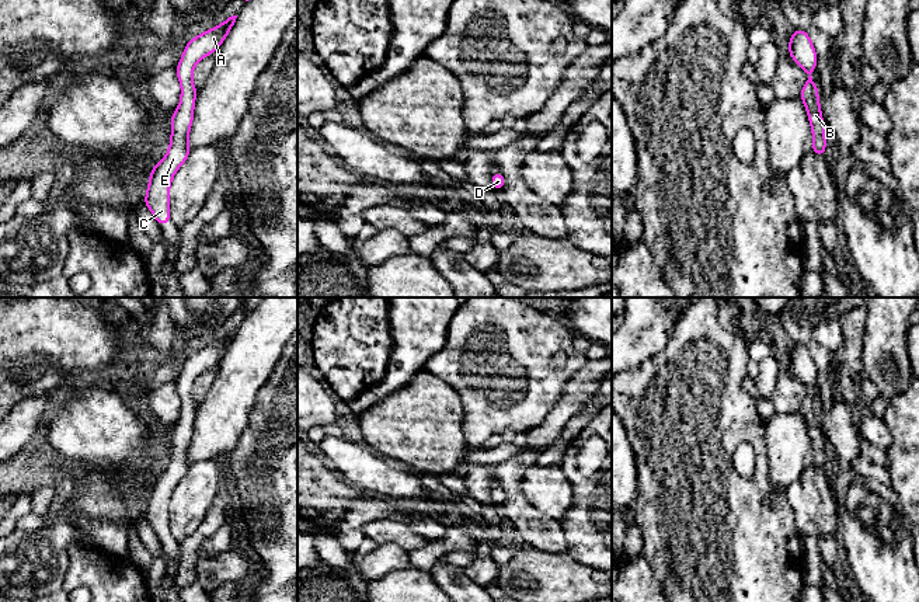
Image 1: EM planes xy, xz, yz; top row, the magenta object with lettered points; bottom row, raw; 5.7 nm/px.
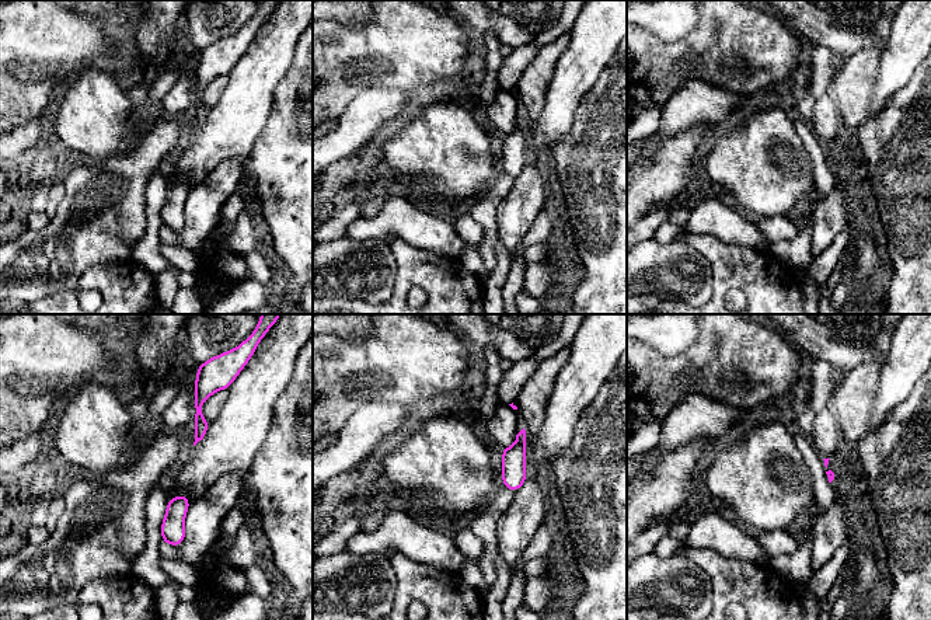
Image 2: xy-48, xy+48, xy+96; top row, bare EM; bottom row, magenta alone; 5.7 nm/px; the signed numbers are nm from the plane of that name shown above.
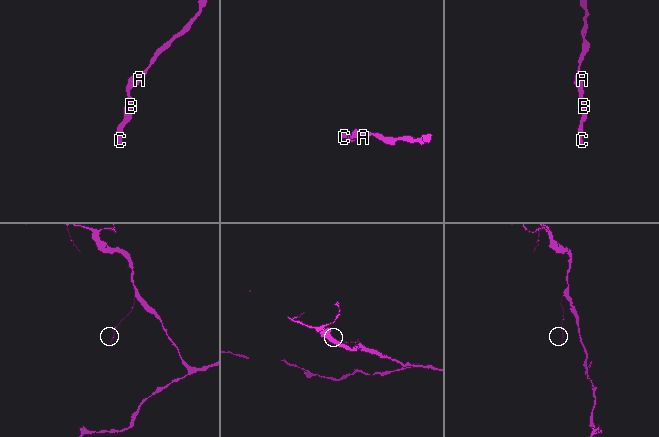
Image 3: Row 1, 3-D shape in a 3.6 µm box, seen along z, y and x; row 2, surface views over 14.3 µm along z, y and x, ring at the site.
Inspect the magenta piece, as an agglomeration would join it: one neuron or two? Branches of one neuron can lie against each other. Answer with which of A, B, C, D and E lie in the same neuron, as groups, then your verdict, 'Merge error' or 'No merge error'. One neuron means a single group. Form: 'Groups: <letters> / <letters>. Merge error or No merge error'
Groups: A B C D E. No merge error

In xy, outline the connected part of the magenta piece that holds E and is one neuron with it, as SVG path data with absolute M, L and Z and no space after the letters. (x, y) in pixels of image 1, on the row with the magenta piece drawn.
M232 15L220 25L192 38L187 44L175 69L181 83L181 98L178 108L171 114L170 149L164 159L153 167L145 195L145 205L157 219L160 227L171 222L168 203L170 185L174 174L191 153L188 149L188 135L194 119L195 97L198 93L192 83L194 67L202 58L220 48L223 39L233 28L236 18L237 15Z

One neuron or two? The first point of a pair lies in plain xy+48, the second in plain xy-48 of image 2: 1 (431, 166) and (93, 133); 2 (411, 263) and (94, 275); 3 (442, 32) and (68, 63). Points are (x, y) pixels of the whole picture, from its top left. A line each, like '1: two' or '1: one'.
1: one
2: one
3: one

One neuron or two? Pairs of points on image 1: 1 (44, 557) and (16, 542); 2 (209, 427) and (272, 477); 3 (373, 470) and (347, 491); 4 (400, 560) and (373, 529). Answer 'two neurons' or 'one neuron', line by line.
1: one neuron
2: two neurons
3: two neurons
4: two neurons

